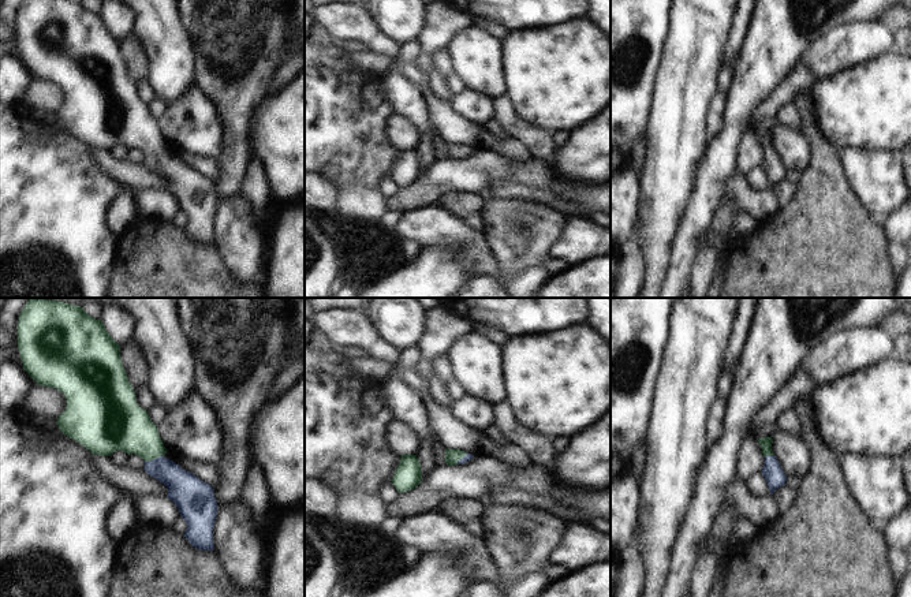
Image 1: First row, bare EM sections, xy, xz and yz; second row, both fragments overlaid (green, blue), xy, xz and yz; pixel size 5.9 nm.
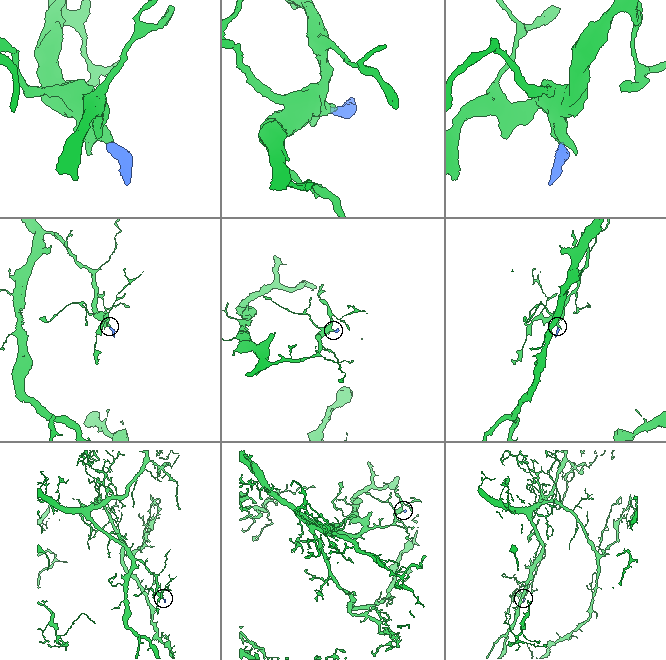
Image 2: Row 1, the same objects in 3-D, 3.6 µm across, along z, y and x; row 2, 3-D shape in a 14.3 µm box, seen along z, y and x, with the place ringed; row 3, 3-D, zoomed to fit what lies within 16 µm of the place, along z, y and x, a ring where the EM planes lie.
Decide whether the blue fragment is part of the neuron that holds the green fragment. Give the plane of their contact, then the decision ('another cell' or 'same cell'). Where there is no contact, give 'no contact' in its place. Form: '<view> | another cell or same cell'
xy | same cell

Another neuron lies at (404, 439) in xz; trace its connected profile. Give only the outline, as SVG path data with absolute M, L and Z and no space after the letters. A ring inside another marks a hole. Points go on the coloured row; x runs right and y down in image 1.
M395 421L389 428L388 440L399 455L417 455L422 436L408 424Z

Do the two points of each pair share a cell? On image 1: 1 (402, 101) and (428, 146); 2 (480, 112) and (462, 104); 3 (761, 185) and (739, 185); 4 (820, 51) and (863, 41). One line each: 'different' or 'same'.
1: same
2: same
3: different
4: same

